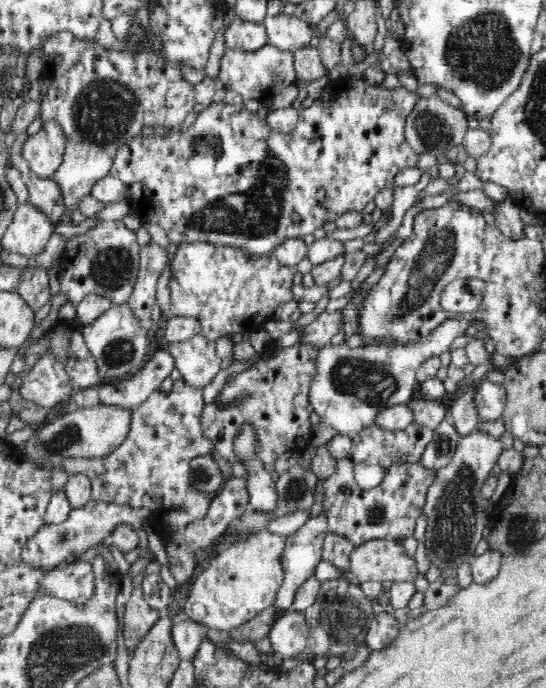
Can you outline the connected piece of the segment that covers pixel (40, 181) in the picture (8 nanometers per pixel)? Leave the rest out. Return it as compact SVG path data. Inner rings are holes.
M22 134L15 140L9 153L10 166L22 171L22 179L26 182L29 190L29 203L37 208L52 226L52 230L60 220L68 218L72 223L84 222L86 215L80 213L76 207L68 207L64 203L64 193L60 183L51 177L42 177L30 168L30 165L21 157L22 144L29 136Z

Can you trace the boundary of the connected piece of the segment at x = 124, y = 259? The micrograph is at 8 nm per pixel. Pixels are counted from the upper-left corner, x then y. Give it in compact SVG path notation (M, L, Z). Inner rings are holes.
M110 219L94 222L94 226L88 232L78 236L77 242L71 238L62 238L60 234L56 237L61 238L63 243L63 252L58 258L60 287L72 304L77 305L88 294L109 298L113 305L127 304L130 295L133 294L139 272L140 247L135 231L128 229L122 220Z

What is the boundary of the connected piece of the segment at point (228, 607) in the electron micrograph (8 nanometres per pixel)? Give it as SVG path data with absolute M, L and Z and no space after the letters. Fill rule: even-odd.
M266 528L226 547L209 560L200 576L194 580L181 610L182 617L208 628L228 632L273 606L284 582L285 540L285 537L272 534Z

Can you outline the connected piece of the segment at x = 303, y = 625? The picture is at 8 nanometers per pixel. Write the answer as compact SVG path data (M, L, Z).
M288 611L270 627L267 636L278 662L285 658L303 658L307 654L309 627L303 611Z

